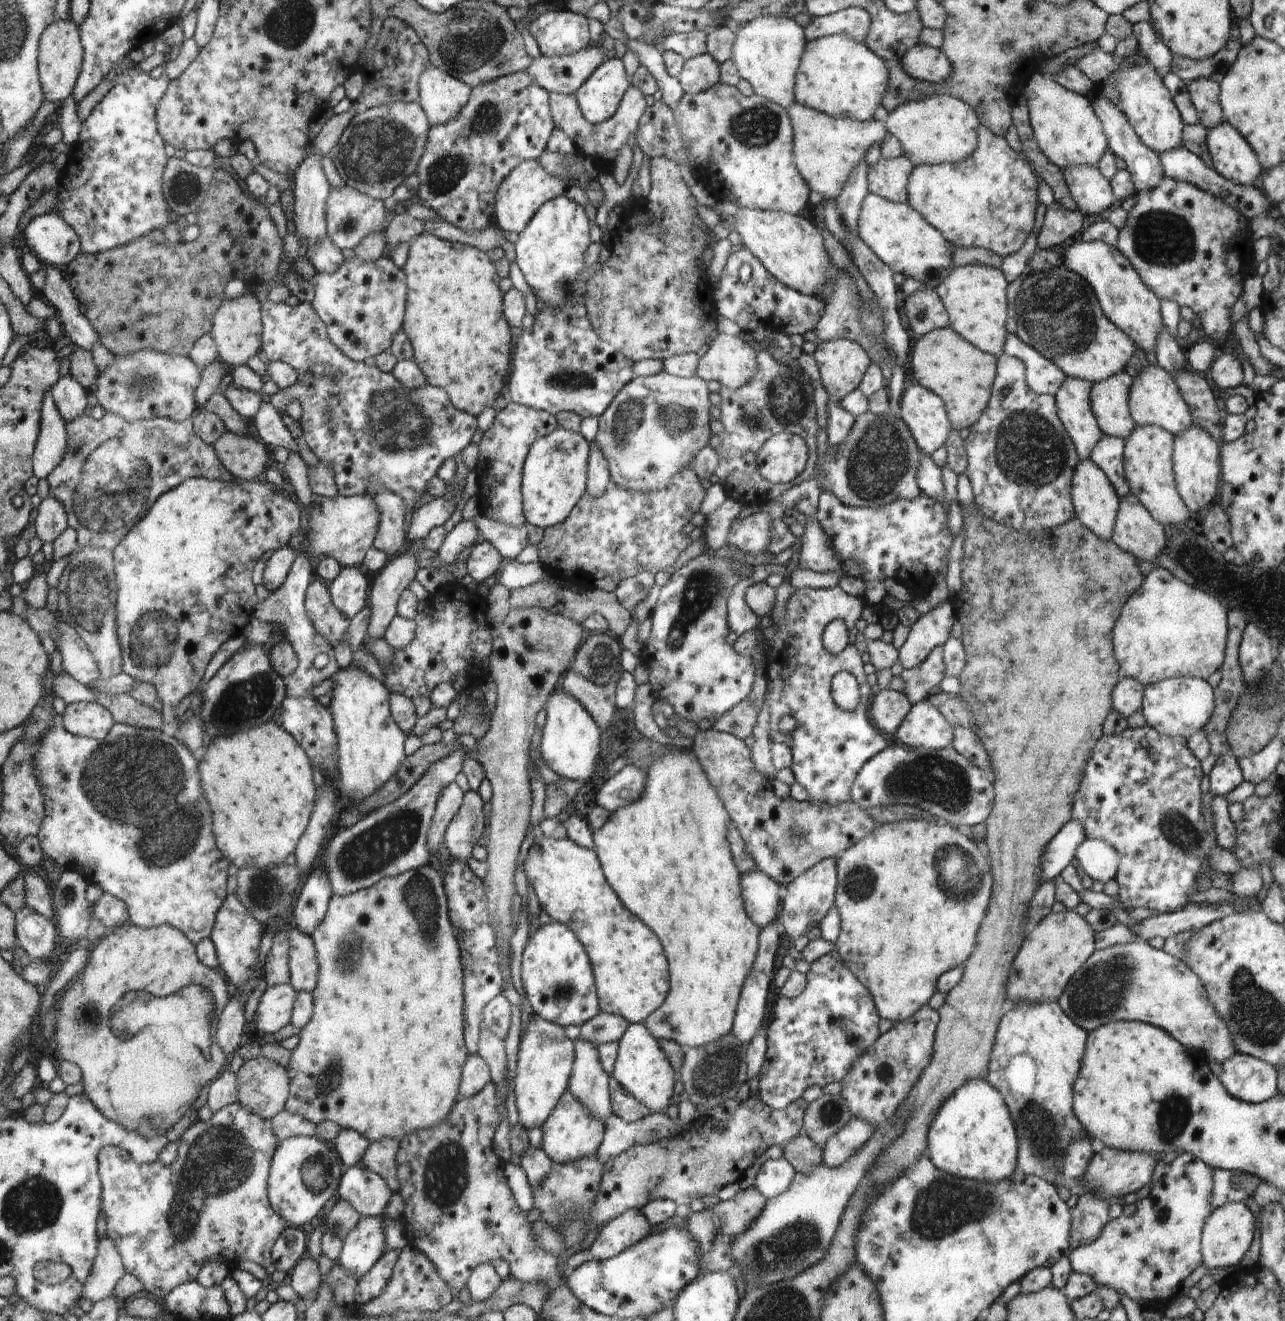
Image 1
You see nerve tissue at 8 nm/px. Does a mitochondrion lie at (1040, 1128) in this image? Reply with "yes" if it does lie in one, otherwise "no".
yes

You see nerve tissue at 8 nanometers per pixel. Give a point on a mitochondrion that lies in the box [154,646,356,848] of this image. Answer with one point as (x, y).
(247, 699)

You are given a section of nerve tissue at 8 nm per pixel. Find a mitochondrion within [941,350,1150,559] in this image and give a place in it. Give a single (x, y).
(1029, 448)

